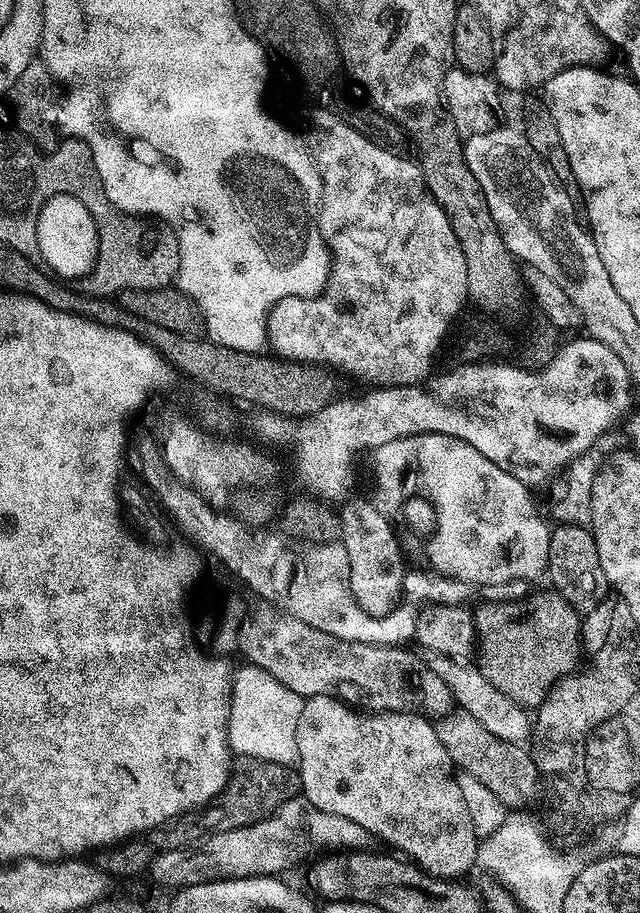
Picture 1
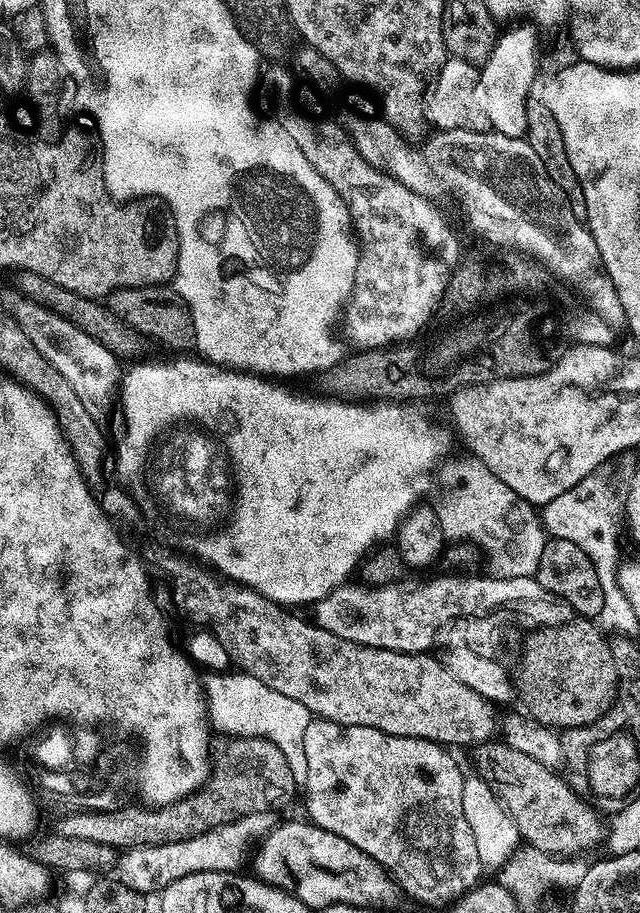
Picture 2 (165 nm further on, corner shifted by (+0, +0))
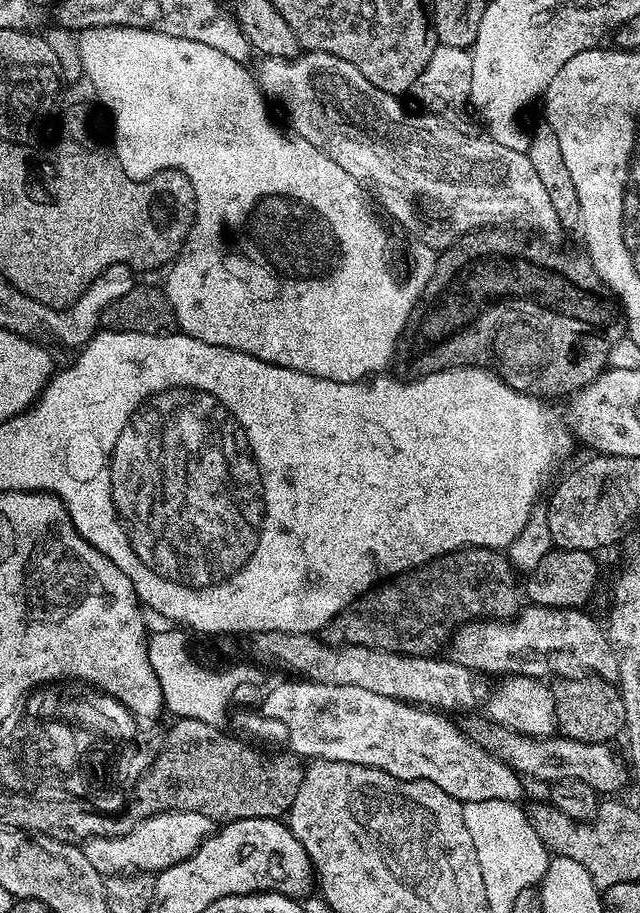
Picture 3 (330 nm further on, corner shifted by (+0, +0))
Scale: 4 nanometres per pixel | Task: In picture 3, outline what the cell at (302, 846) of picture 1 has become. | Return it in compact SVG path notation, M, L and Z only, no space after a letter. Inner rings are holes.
M170 810L159 812L134 826L121 836L98 838L91 836L83 841L86 862L94 866L101 876L115 876L118 872L150 872L159 874L170 866L182 862L198 850L198 846L214 831L214 821L206 814L194 814L194 810Z

